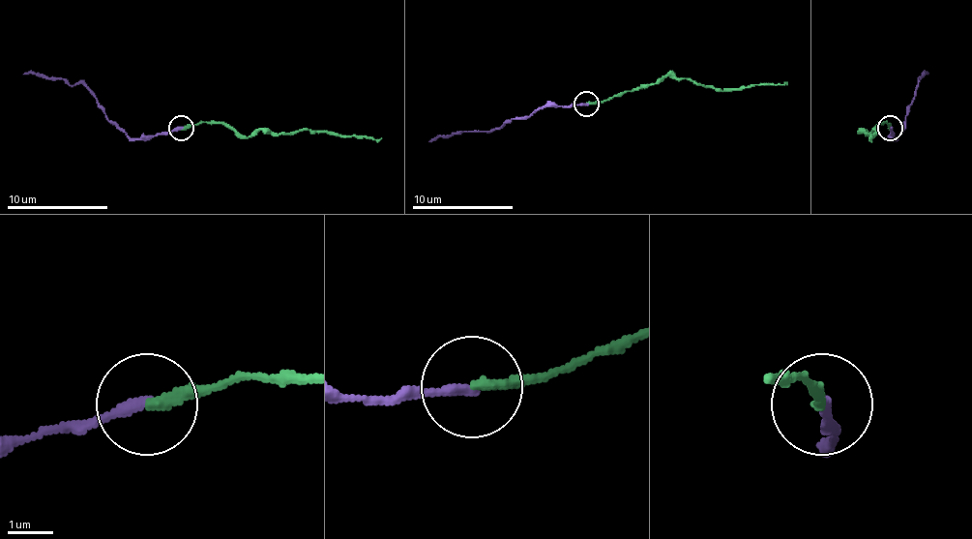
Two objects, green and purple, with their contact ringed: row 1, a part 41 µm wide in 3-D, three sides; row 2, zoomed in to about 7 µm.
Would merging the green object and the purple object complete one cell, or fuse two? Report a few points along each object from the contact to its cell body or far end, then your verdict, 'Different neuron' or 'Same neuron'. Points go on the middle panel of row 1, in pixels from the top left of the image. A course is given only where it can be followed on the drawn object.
Course of green: (587, 104), (645, 84), (658, 84), (665, 76), (691, 78), (716, 89), (786, 81). Course of purple: (587, 104), (537, 109), (526, 117), (509, 119), (486, 132), (451, 132), (428, 142). Same neuron

